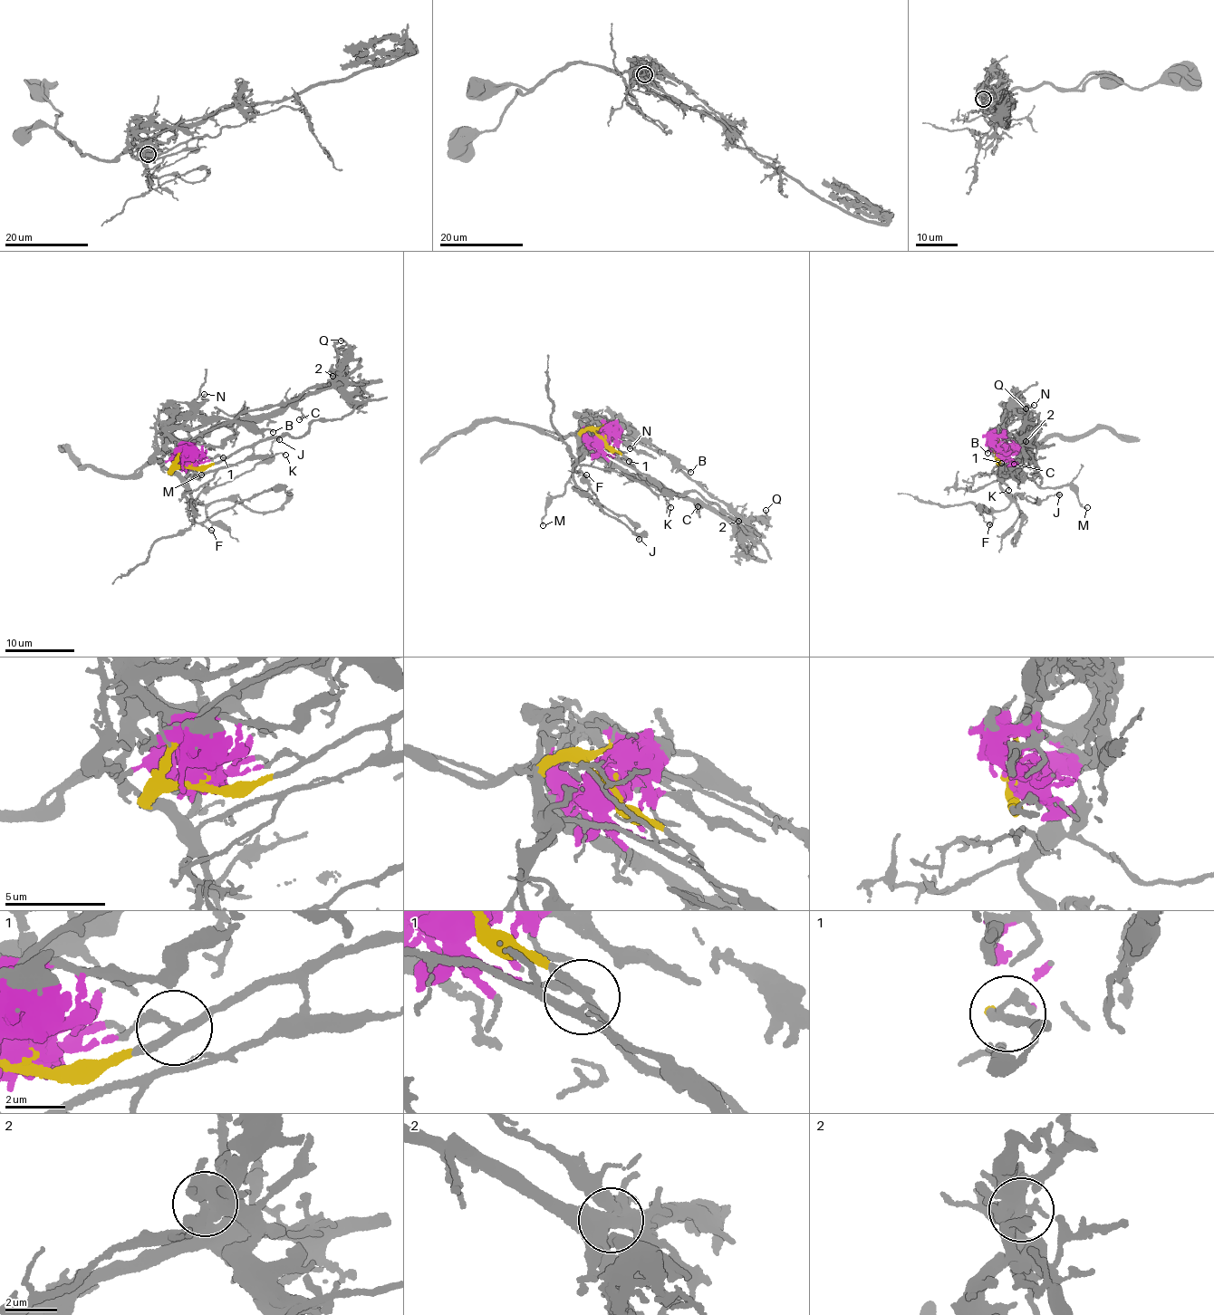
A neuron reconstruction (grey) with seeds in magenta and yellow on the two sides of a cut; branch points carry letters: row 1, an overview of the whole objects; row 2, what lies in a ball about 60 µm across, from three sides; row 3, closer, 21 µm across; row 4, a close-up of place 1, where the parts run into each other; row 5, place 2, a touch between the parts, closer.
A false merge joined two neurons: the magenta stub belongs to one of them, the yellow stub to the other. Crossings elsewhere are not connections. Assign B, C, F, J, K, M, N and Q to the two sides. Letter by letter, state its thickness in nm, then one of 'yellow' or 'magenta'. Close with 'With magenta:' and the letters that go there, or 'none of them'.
B: 170 nm thick; magenta
C: 160 nm thick; magenta
F: 130 nm thick; yellow
J: 150 nm thick; yellow
K: 120 nm thick; yellow
M: 120 nm thick; yellow
N: 140 nm thick; magenta
Q: 170 nm thick; magenta
With magenta: B, C, N, Q

